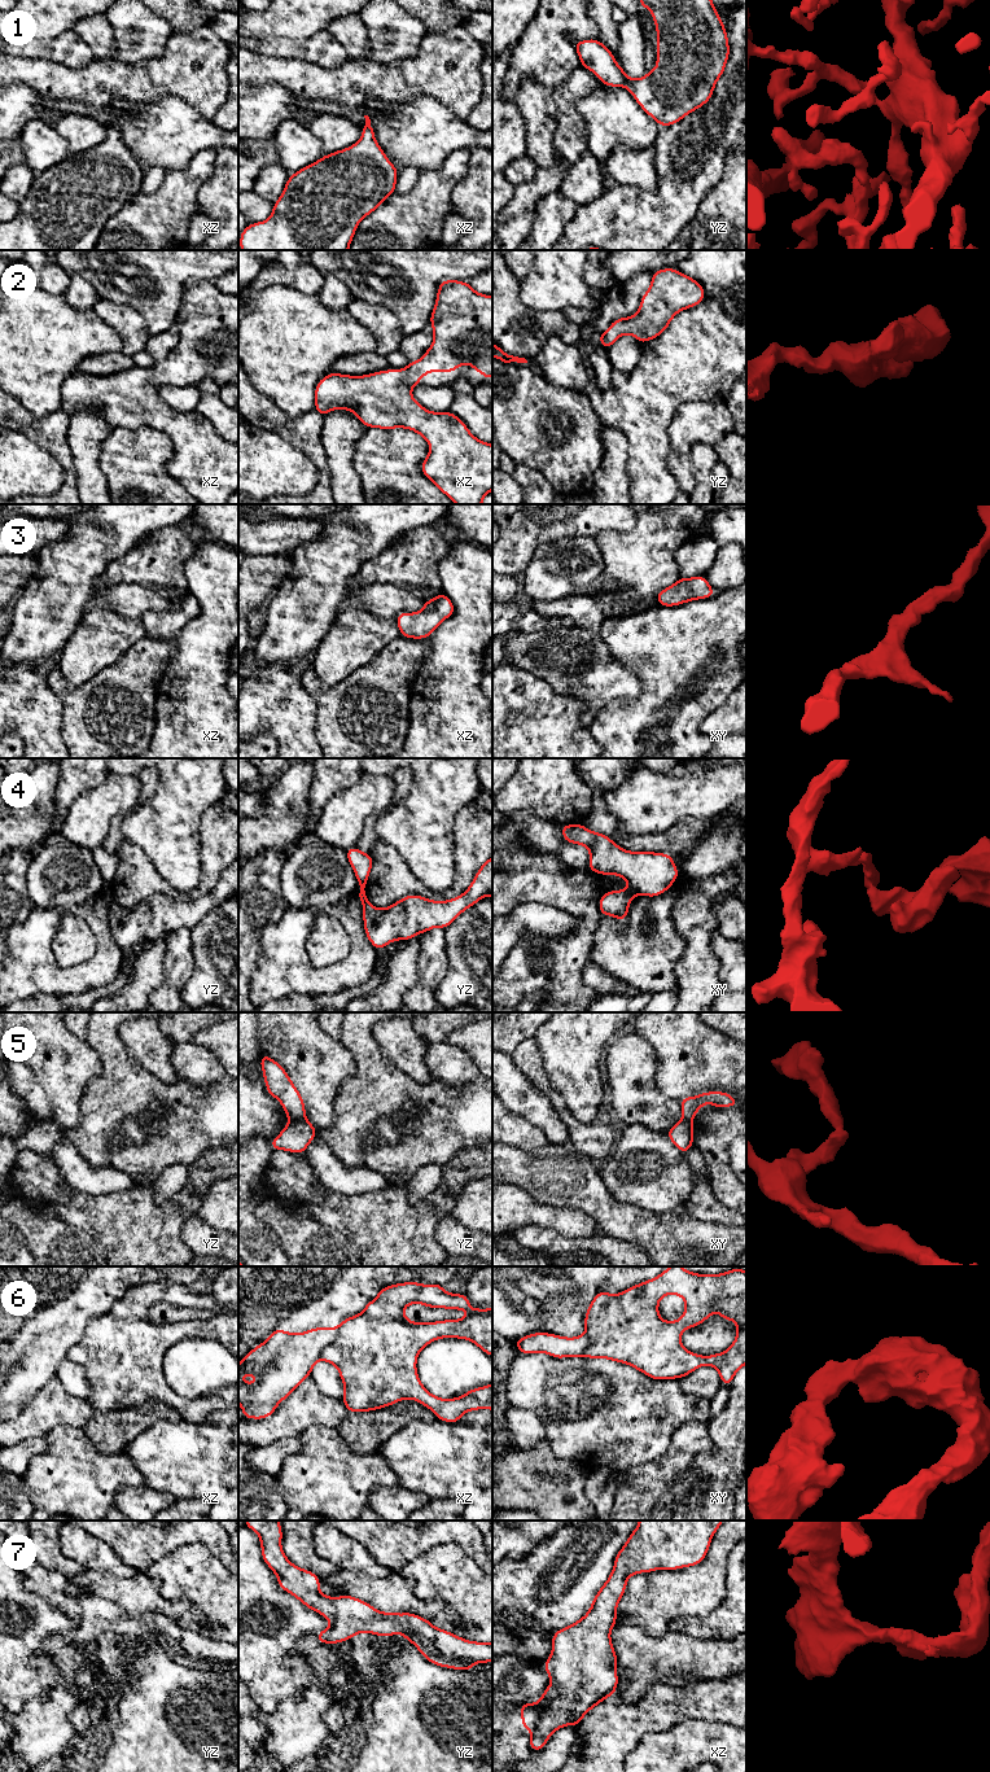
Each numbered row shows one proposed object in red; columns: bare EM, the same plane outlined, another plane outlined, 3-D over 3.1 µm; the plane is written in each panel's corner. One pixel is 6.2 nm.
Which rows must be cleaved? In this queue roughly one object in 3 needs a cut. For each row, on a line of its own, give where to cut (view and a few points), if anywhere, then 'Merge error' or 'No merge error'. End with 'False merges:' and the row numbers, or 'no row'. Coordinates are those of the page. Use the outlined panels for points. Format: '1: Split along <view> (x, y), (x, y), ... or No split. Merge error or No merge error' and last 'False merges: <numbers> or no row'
1: No split. No merge error
2: No split. No merge error
3: No split. No merge error
4: Split along xy (630, 888), (635, 893). Merge error
5: Split along yz (303, 1118), (290, 1120). Merge error
6: Split along xz (338, 1328), (337, 1337), (324, 1348), (319, 1357). Merge error
7: No split. No merge error
False merges: 4, 5, 6

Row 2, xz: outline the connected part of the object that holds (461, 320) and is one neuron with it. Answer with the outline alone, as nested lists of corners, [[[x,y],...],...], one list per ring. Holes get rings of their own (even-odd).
[[[442,280],[429,321],[434,340],[420,360],[408,362],[403,369],[386,369],[363,376],[341,375],[332,371],[315,386],[315,411],[325,417],[332,410],[349,410],[367,428],[386,430],[403,428],[416,432],[432,447],[421,463],[422,474],[456,504],[482,504],[485,495],[492,490],[492,445],[476,438],[455,414],[450,411],[432,412],[424,408],[413,399],[411,391],[428,372],[456,372],[460,364],[472,364],[473,371],[482,372],[485,380],[492,377],[492,296],[479,294],[470,283]]]

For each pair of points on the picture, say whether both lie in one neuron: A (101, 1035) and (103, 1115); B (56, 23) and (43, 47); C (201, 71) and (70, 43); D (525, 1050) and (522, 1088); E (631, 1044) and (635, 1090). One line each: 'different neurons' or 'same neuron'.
A: same neuron
B: different neurons
C: different neurons
D: different neurons
E: same neuron

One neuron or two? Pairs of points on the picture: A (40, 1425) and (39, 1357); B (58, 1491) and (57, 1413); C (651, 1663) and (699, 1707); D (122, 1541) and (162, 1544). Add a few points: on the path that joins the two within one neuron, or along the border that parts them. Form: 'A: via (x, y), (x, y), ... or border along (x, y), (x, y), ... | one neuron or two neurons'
A: border along (55, 1375), (18, 1413) | two neurons
B: border along (80, 1427), (56, 1425), (44, 1436) | two neurons
C: border along (706, 1680), (686, 1687), (652, 1684), (647, 1692) | two neurons
D: via (132, 1541), (152, 1543) | one neuron

